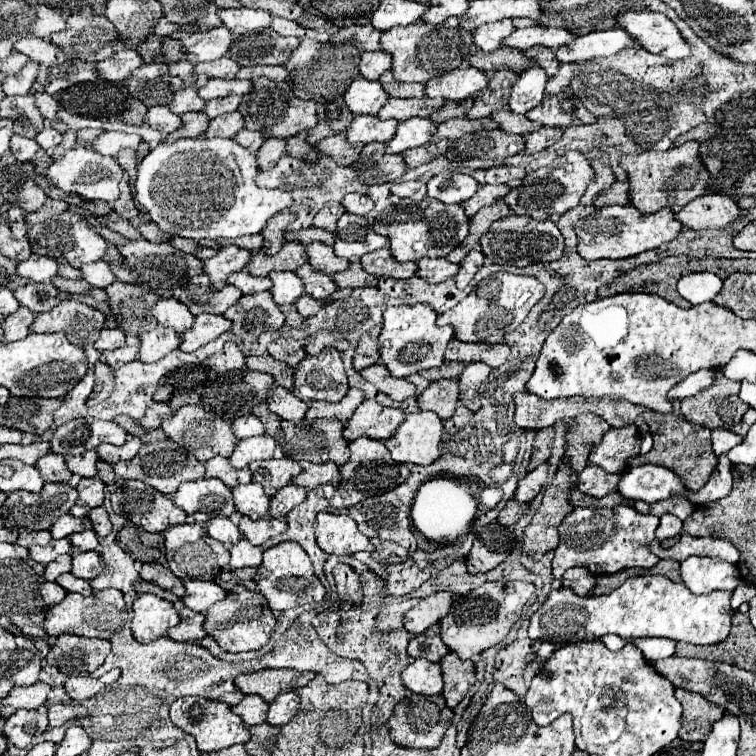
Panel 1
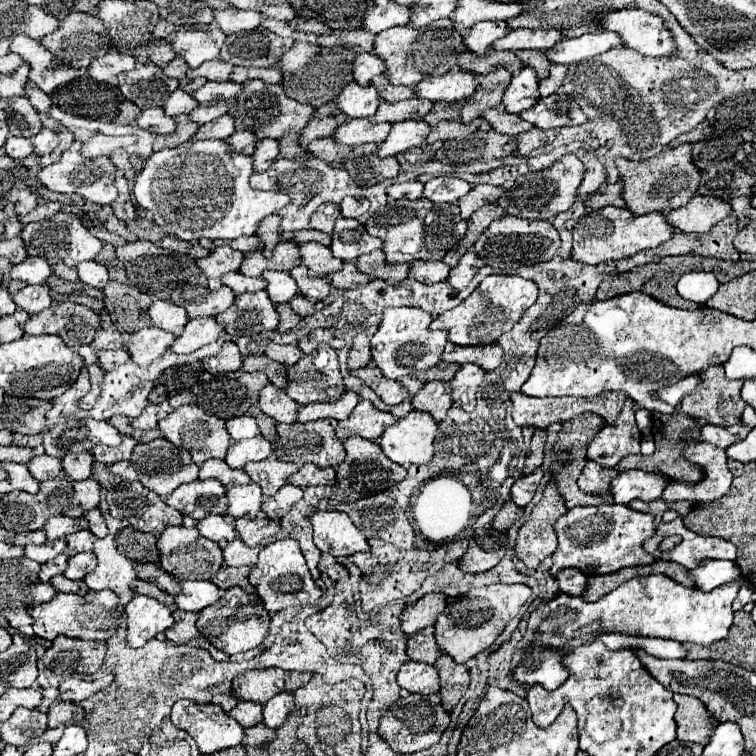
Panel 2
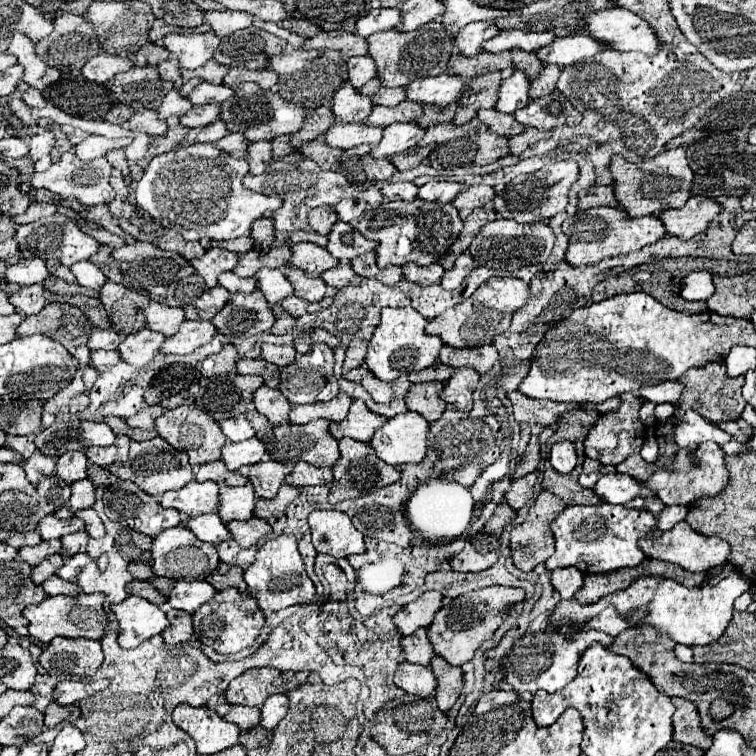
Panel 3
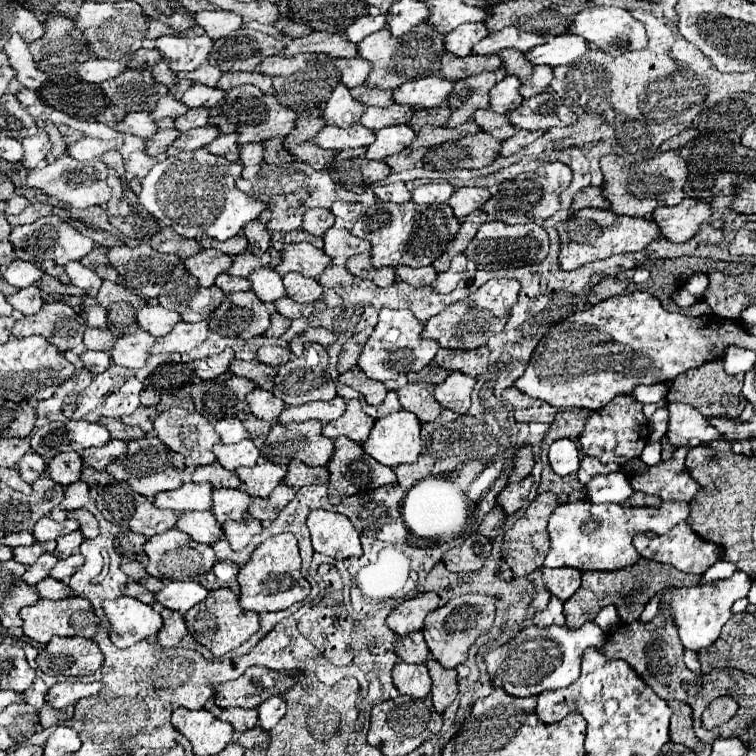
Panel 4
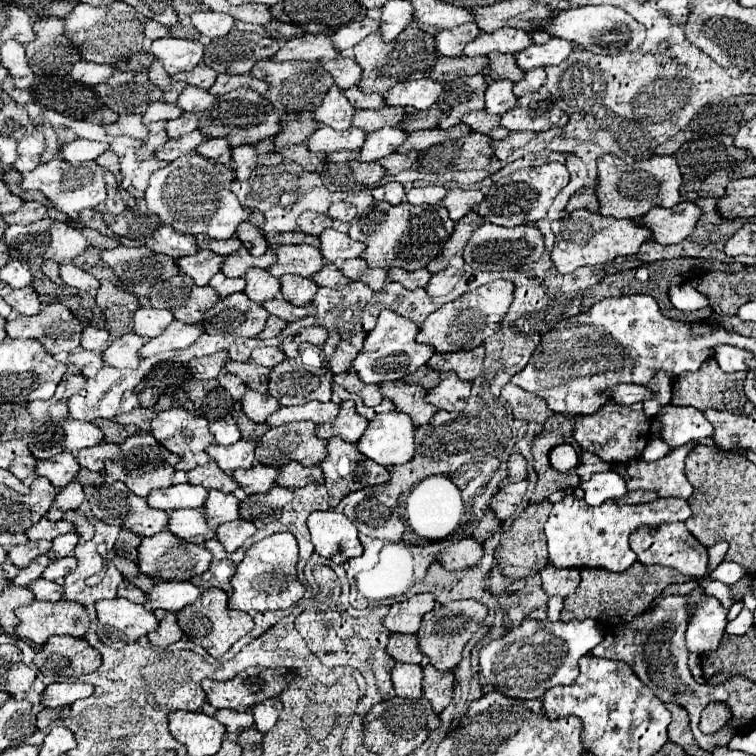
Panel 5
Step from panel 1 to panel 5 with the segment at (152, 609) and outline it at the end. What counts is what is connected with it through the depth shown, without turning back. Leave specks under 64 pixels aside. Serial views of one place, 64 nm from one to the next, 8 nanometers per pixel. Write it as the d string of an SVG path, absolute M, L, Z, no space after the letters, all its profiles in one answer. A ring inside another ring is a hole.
M124 598L98 600L96 612L100 640L116 650L158 628L158 618L152 610L146 610L142 604L134 604Z

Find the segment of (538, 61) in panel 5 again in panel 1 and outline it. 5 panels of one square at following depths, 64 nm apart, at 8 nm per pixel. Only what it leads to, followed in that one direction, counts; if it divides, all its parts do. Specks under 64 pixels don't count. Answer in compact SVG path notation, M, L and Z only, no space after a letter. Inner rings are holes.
M622 28L590 32L590 34L578 36L572 44L560 46L556 50L556 58L560 62L588 62L594 58L614 56L632 44L634 44L634 38L630 38L630 34L626 34L626 30Z

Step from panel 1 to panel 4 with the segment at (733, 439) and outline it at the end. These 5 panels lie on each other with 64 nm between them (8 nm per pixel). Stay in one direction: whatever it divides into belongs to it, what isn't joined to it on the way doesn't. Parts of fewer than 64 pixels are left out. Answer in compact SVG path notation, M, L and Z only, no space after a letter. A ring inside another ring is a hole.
M668 404L670 420L668 420L668 440L674 446L686 446L690 440L712 442L720 440L720 432L710 424L706 416L702 416L694 406L686 404Z

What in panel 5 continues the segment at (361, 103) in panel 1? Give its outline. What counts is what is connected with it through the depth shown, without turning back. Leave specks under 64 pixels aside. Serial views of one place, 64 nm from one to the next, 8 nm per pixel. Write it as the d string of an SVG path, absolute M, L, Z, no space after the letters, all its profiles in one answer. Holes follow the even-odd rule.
M332 86L324 96L322 104L314 110L314 120L320 124L332 126L334 130L348 130L350 118L356 114L356 108L350 106L350 100L344 98L344 90Z

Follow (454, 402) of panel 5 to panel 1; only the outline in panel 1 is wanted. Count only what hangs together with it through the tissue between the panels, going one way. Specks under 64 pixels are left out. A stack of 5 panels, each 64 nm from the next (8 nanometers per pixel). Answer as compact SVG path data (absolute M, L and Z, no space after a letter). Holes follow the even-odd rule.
M482 362L466 364L466 370L458 378L458 382L460 382L460 402L466 408L470 408L470 410L478 410L480 408L480 404L476 404L478 388L490 376L490 372L492 372L492 368L482 364Z

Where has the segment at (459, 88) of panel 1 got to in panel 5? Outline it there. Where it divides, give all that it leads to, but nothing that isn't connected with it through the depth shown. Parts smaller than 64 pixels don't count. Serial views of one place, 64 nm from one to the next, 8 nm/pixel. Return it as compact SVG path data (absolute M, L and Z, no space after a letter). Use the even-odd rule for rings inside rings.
M422 78L422 80L398 82L384 94L384 100L388 106L404 106L404 108L412 106L416 110L428 110L438 102L442 92L444 92L442 82L434 82L432 78Z

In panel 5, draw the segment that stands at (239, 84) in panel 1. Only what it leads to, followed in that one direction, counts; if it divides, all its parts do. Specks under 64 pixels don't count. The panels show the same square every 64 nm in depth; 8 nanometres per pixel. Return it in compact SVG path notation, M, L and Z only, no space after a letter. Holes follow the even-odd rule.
M186 86L186 90L180 94L178 98L178 106L184 112L202 112L208 106L212 106L218 98L214 94L210 94L208 90L198 90L198 86Z

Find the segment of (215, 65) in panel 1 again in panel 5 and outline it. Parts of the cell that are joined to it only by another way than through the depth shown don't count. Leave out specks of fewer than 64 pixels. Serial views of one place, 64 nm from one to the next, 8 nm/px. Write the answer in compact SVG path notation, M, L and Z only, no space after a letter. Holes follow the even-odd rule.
M198 64L194 70L182 72L182 74L174 74L172 78L174 78L174 80L184 80L184 82L188 82L188 84L192 84L192 86L210 88L210 86L216 82L216 76L218 76L216 70L212 70L212 68L206 66L206 64Z

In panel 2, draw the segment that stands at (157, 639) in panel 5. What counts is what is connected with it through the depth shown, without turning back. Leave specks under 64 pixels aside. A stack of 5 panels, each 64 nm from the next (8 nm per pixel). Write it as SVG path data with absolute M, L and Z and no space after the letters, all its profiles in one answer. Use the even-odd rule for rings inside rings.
M174 610L174 620L176 624L172 628L166 630L166 638L174 644L186 644L194 638L198 638L198 628L196 628L196 620L198 614L194 612L184 612L184 610Z

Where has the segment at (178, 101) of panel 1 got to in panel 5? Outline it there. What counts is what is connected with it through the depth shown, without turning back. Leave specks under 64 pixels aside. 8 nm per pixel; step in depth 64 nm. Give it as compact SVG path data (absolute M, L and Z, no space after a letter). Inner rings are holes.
M156 100L148 106L148 110L144 114L144 122L150 124L150 122L156 122L156 120L174 120L174 118L180 118L180 116L182 116L182 110L178 110L176 104Z

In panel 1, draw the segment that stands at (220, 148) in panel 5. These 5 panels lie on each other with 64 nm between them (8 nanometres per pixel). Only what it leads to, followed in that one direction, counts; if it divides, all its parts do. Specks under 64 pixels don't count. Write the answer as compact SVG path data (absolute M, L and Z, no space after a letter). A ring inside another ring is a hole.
M240 130L240 132L234 136L234 140L236 140L240 146L248 148L252 154L258 154L260 146L264 144L264 134L258 134L258 132L252 132L252 130Z

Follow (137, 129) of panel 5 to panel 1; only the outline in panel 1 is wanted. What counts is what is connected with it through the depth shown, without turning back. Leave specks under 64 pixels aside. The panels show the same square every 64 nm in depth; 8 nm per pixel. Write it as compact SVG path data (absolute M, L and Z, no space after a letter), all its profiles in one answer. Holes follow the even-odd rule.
M152 106L146 114L146 122L164 134L170 134L182 126L180 116L174 114L168 106Z

